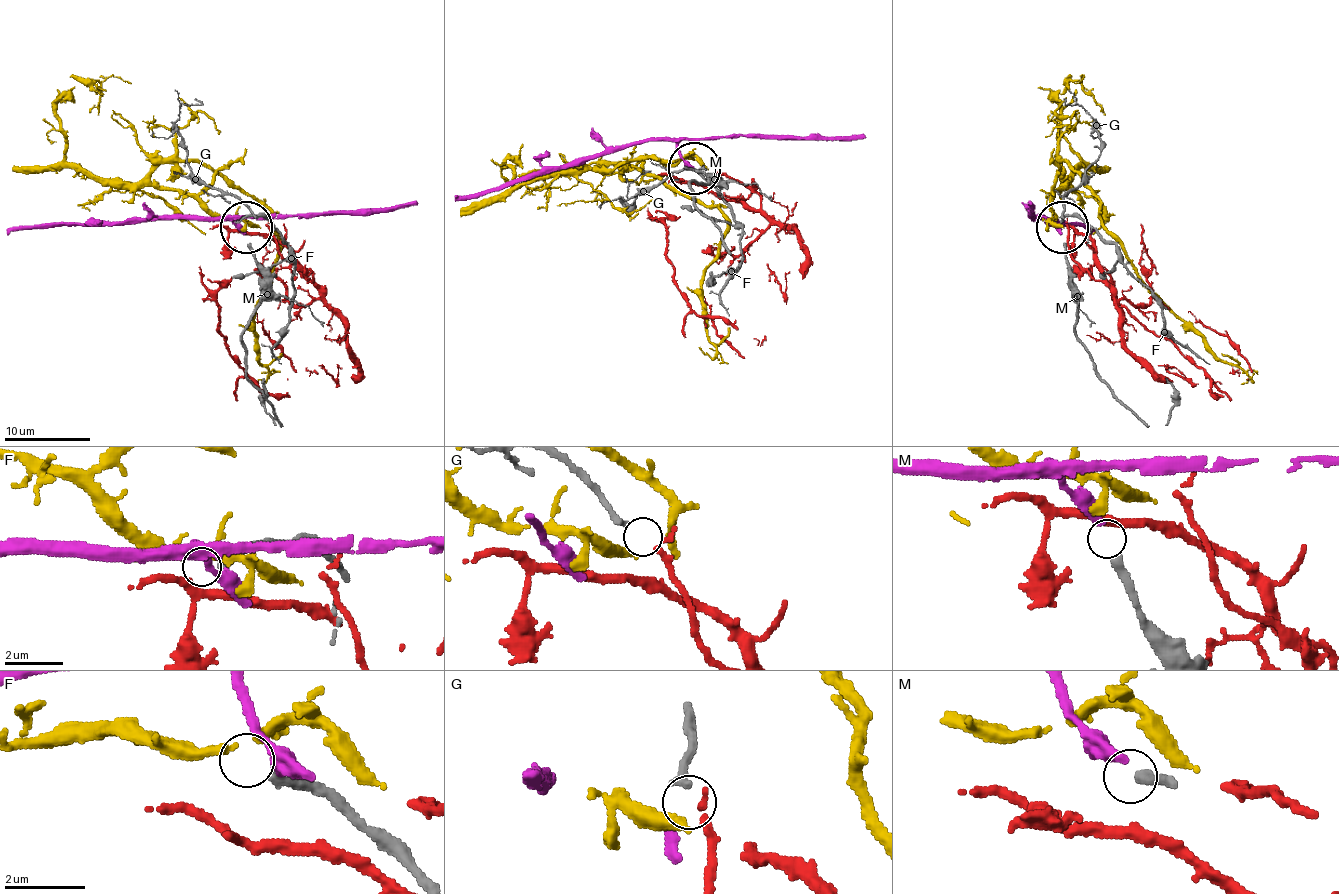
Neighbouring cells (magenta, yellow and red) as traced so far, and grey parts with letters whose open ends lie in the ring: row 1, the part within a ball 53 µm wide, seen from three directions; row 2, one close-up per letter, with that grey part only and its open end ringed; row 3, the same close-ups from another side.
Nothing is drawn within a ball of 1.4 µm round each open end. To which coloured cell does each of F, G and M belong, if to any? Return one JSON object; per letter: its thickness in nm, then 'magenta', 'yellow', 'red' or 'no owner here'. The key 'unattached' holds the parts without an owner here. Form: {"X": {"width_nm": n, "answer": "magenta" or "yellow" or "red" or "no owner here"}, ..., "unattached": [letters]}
{"F": {"width_nm": 240, "answer": "no owner here"}, "G": {"width_nm": 220, "answer": "red"}, "M": {"width_nm": 300, "answer": "magenta"}, "unattached": ["F"]}

